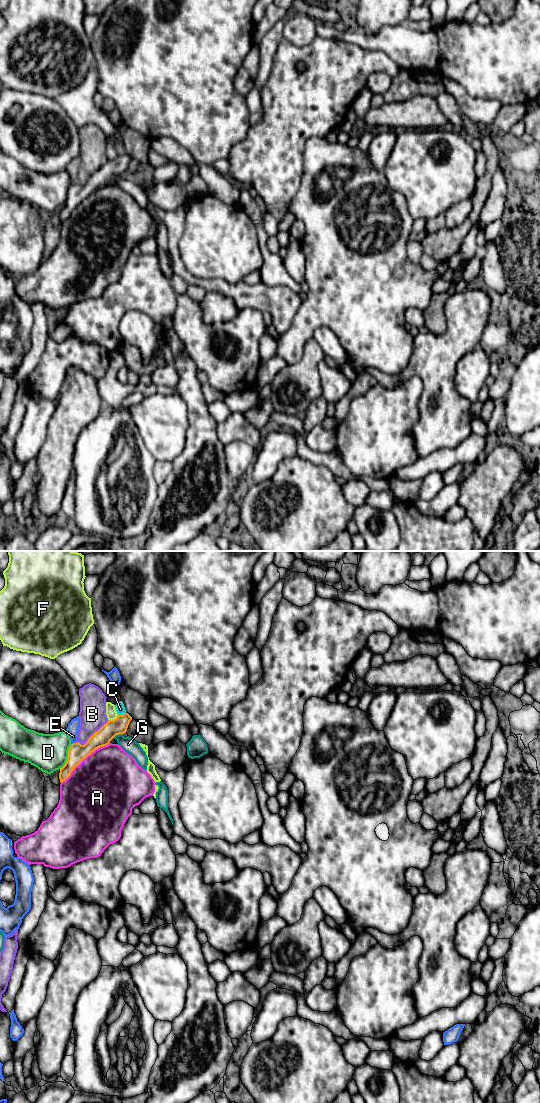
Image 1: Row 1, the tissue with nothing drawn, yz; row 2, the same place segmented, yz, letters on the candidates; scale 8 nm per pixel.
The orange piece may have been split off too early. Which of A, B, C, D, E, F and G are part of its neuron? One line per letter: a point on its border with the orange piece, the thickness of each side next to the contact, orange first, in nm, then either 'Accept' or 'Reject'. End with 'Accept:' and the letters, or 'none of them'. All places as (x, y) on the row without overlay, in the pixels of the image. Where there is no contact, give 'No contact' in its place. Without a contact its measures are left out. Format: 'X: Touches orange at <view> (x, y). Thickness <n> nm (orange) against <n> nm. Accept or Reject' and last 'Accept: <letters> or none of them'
A: Touches orange at yz (84, 198). Thickness 140 nm (orange) against 500 nm. Reject
B: Touches orange at yz (93, 174). Thickness 140 nm (orange) against 220 nm. Reject
C: Touches orange at yz (121, 155). Thickness 140 nm (orange) against 80 nm. Reject
D: Touches orange at yz (68, 196). Thickness 140 nm (orange) against 300 nm. Reject
E: Touches orange at yz (74, 183). Thickness 140 nm (orange) against 90 nm. Reject
F: Touches orange at yz (114, 159). Thickness 140 nm (orange) against 90 nm. Reject
G: Touches orange at yz (117, 174). Thickness 140 nm (orange) against 120 nm. Reject
Accept: none of them

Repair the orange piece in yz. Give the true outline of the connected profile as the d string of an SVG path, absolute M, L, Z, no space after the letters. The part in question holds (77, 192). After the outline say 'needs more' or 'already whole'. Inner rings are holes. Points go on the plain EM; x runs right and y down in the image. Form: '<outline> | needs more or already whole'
M128 153L118 155L116 159L108 160L84 185L81 185L79 182L71 184L68 190L67 201L65 205L60 208L60 223L65 221L74 208L88 195L96 189L108 185L116 175L126 173L131 160L132 157Z | already whole

